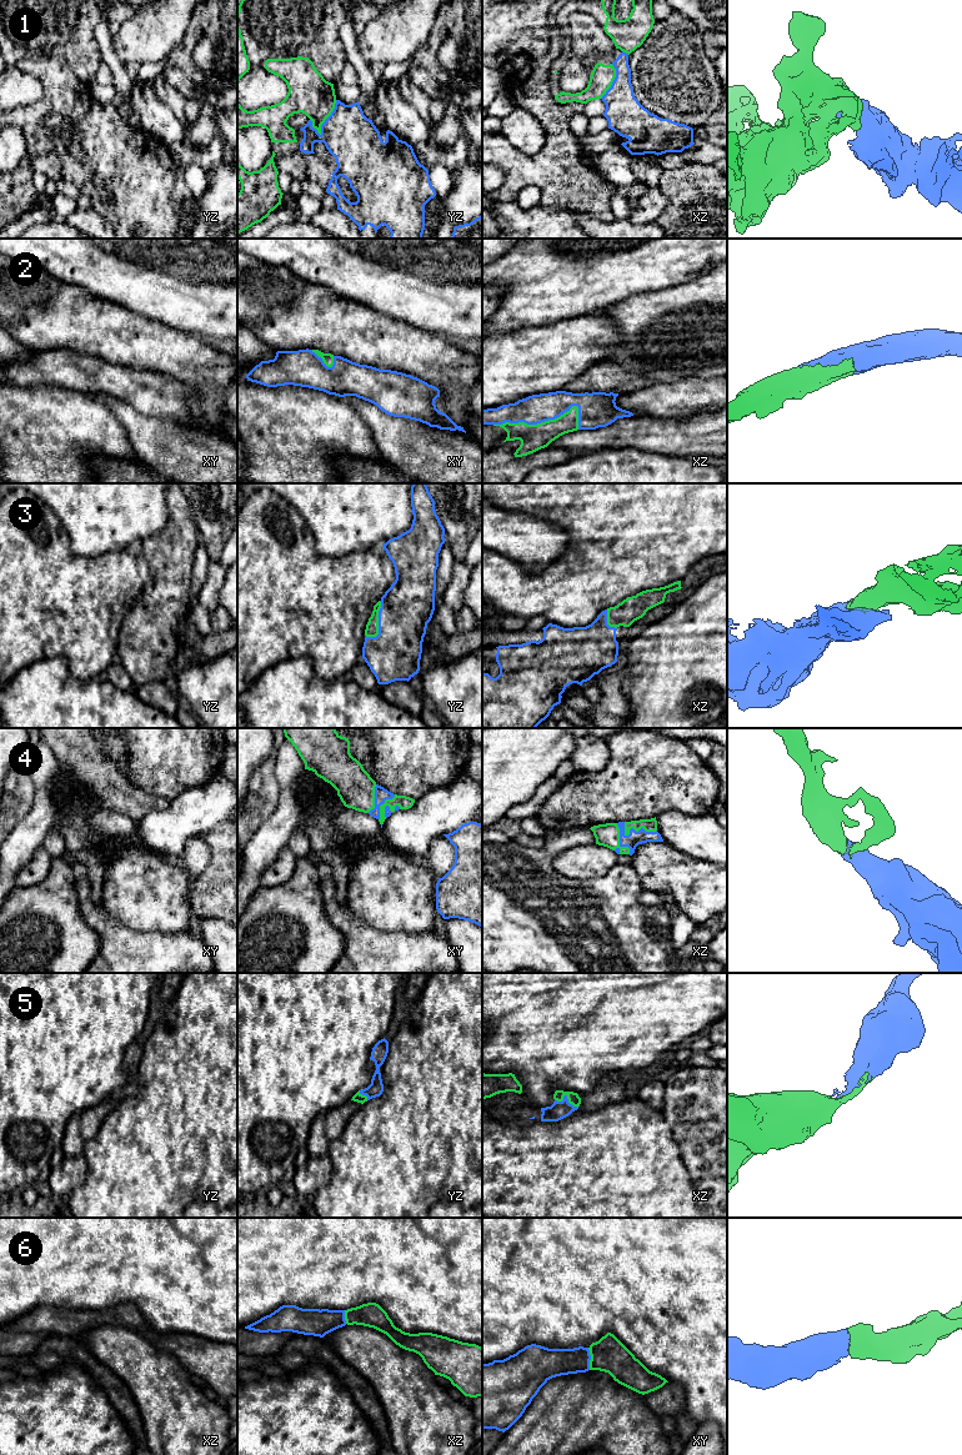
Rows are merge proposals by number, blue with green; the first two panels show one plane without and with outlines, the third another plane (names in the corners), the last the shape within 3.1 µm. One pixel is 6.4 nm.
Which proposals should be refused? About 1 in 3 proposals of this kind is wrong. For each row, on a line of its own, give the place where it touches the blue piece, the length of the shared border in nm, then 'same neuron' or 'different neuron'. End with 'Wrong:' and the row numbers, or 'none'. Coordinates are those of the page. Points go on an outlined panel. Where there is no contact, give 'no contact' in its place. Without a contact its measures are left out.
1: yz (327, 118) | 260 nm | different neuron
2: xz (536, 424) | 550 nm | same neuron
3: yz (379, 623) | 260 nm | same neuron
4: xz (620, 841) | 220 nm | same neuron
5: xz (566, 1098) | 160 nm | same neuron
6: xy (590, 1359) | 140 nm | same neuron
Wrong: 1

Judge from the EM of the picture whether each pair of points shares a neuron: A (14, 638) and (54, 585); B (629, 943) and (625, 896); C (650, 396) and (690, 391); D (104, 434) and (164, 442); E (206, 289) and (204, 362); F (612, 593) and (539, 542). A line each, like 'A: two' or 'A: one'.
A: one
B: one
C: one
D: two
E: two
F: two

